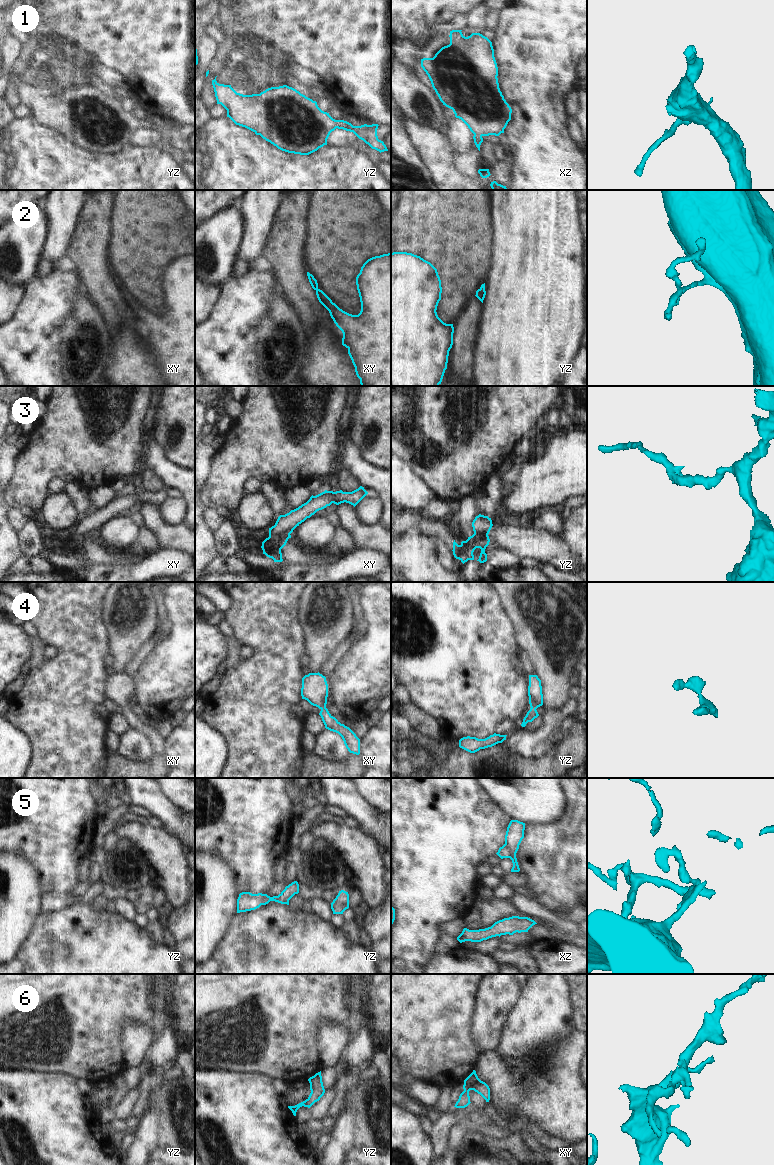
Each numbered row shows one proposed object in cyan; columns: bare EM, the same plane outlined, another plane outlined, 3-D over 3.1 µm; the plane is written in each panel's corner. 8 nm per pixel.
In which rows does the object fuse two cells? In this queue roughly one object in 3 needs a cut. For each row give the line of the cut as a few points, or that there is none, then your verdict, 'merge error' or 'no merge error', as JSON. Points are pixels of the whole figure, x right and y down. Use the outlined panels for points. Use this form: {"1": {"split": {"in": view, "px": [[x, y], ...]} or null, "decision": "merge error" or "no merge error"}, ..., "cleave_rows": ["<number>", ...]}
{"1": {"split": null, "decision": "no merge error"}, "2": {"split": null, "decision": "no merge error"}, "3": {"split": null, "decision": "no merge error"}, "4": {"split": null, "decision": "no merge error"}, "5": {"split": null, "decision": "no merge error"}, "6": {"split": null, "decision": "no merge error"}, "cleave_rows": []}

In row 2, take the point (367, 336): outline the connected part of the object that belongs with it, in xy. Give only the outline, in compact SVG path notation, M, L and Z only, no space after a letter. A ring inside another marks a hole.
M391 252L372 257L361 267L360 273L356 277L361 302L361 311L358 315L352 315L340 309L318 288L314 276L309 272L307 272L307 276L312 288L316 291L319 302L329 311L334 323L343 333L342 345L348 349L361 386L391 386Z

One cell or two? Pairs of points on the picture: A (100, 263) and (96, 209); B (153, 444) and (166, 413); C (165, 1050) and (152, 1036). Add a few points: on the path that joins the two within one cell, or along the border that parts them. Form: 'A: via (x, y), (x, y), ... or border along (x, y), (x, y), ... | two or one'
A: via (96, 250), (96, 222) | one
B: border along (152, 419), (153, 436), (162, 447), (168, 459) | two
C: border along (162, 1034), (162, 1037), (147, 1051), (145, 1061) | two

